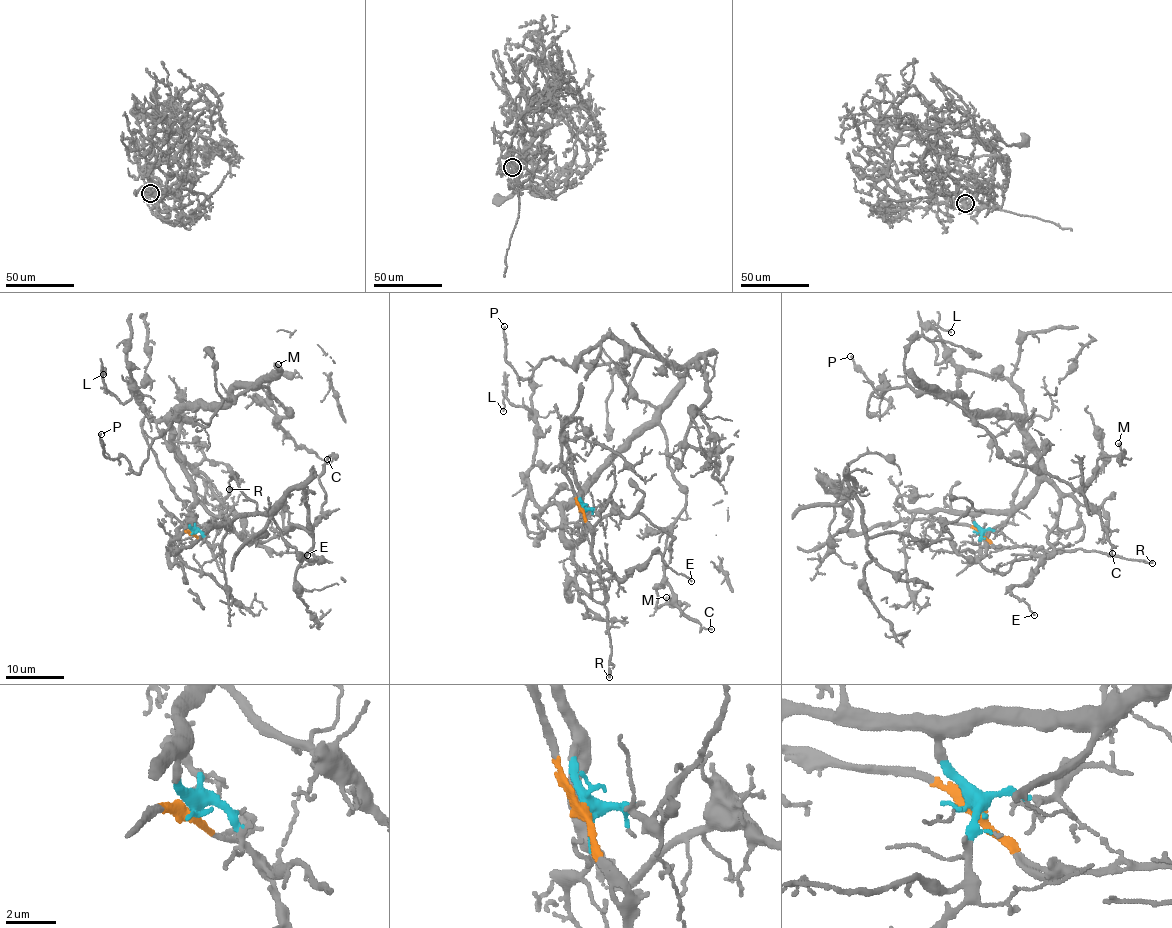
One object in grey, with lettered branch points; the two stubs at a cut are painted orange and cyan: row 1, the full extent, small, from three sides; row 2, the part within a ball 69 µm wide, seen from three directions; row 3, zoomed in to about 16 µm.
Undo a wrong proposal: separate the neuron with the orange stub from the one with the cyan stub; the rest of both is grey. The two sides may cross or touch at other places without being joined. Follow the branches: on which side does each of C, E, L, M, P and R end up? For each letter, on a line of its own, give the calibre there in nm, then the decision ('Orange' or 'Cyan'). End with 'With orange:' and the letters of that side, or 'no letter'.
C: Thickness 150 nm. Cyan
E: Thickness 100 nm. Cyan
L: Thickness 170 nm. Cyan
M: Thickness 180 nm. Cyan
P: Thickness 120 nm. Cyan
R: Thickness 300 nm. Orange
With orange: R

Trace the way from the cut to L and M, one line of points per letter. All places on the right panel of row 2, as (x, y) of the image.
L: (982, 533), (1013, 522), (1031, 418), (1005, 378), (935, 363), (923, 325), (950, 332)
M: (982, 533), (976, 514), (1035, 486), (1035, 444), (953, 396), (1005, 456), (1077, 490), (1117, 443)

